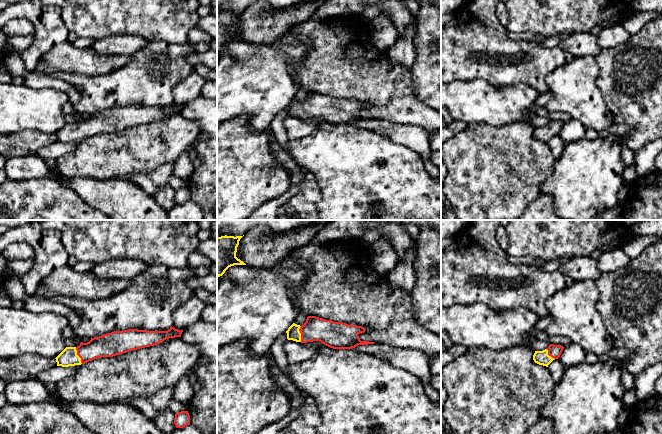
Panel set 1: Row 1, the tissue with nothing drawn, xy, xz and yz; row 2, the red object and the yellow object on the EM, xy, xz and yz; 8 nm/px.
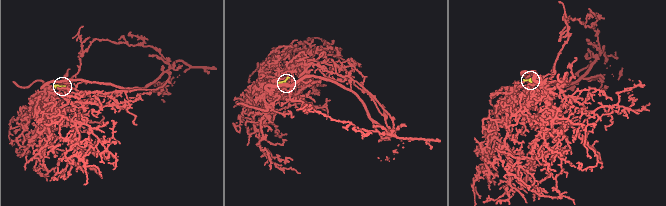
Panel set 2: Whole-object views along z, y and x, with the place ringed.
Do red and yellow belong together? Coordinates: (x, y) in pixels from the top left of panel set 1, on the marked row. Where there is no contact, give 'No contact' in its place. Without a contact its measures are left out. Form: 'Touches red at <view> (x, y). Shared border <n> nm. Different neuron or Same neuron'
Touches red at xy (77, 354). Shared border 150 nm. Same neuron

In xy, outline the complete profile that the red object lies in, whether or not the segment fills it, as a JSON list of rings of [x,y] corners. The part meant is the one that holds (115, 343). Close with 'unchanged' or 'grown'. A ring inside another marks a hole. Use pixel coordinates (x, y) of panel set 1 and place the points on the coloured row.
[[[172,326],[167,331],[147,331],[138,329],[114,331],[99,337],[91,338],[87,343],[81,342],[77,347],[66,347],[55,359],[57,366],[69,367],[81,365],[97,358],[113,357],[132,350],[157,345],[166,339],[181,337],[182,332],[183,330],[175,329]]]; grown

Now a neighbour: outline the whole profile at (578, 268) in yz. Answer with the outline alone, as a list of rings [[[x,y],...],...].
[[[574,256],[564,260],[561,262],[558,270],[574,281],[584,279],[597,280],[601,275],[597,260],[590,256]]]

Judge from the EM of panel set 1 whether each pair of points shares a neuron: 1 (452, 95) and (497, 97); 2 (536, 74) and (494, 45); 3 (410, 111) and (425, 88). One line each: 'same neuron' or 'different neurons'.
1: same neuron
2: same neuron
3: different neurons

